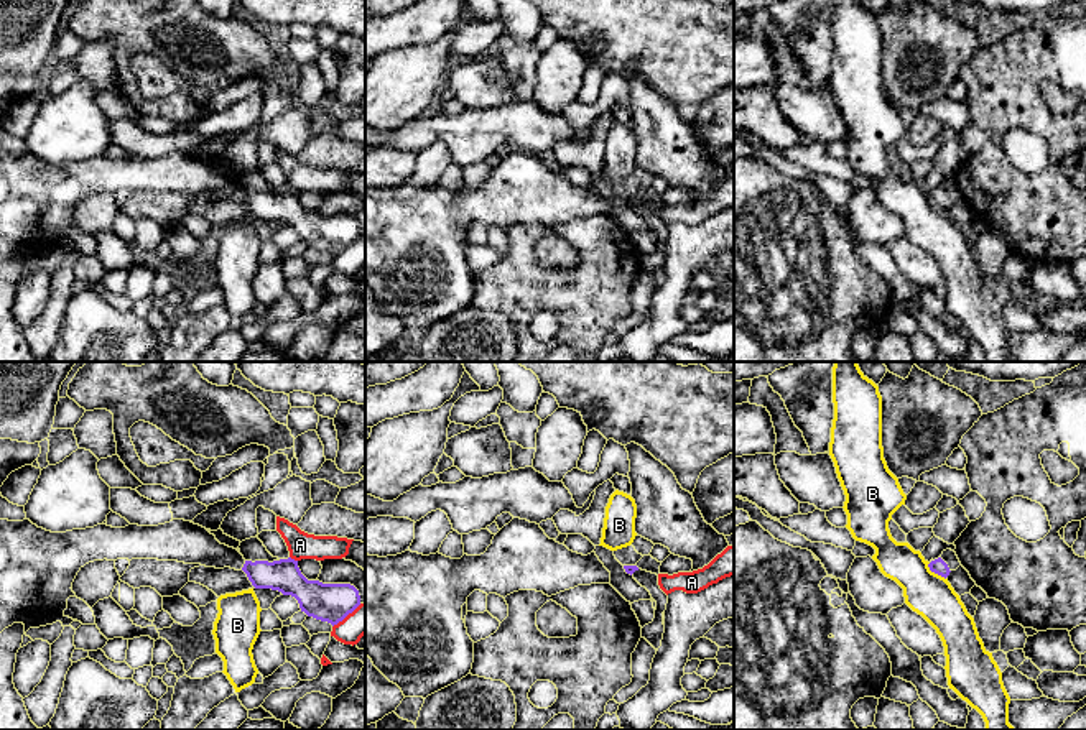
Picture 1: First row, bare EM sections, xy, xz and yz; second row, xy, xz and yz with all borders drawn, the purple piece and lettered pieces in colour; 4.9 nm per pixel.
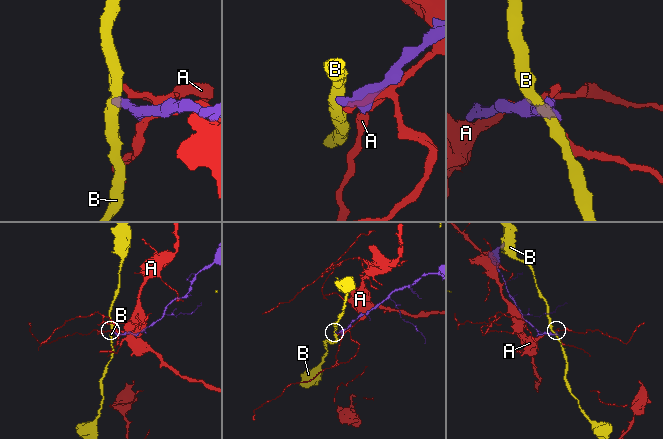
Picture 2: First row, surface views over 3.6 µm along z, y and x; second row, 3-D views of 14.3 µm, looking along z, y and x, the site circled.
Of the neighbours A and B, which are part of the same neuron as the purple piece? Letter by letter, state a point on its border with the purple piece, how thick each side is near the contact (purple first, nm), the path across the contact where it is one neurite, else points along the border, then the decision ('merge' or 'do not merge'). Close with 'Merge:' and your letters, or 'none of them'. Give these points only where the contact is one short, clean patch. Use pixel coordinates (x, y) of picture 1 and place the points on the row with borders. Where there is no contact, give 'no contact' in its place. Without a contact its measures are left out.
A: xy (293, 559) | 180/130 nm | do not merge
B: yz (935, 572) | 80/220 nm | along yz (927, 564), (945, 579) | do not merge
Merge: none of them

